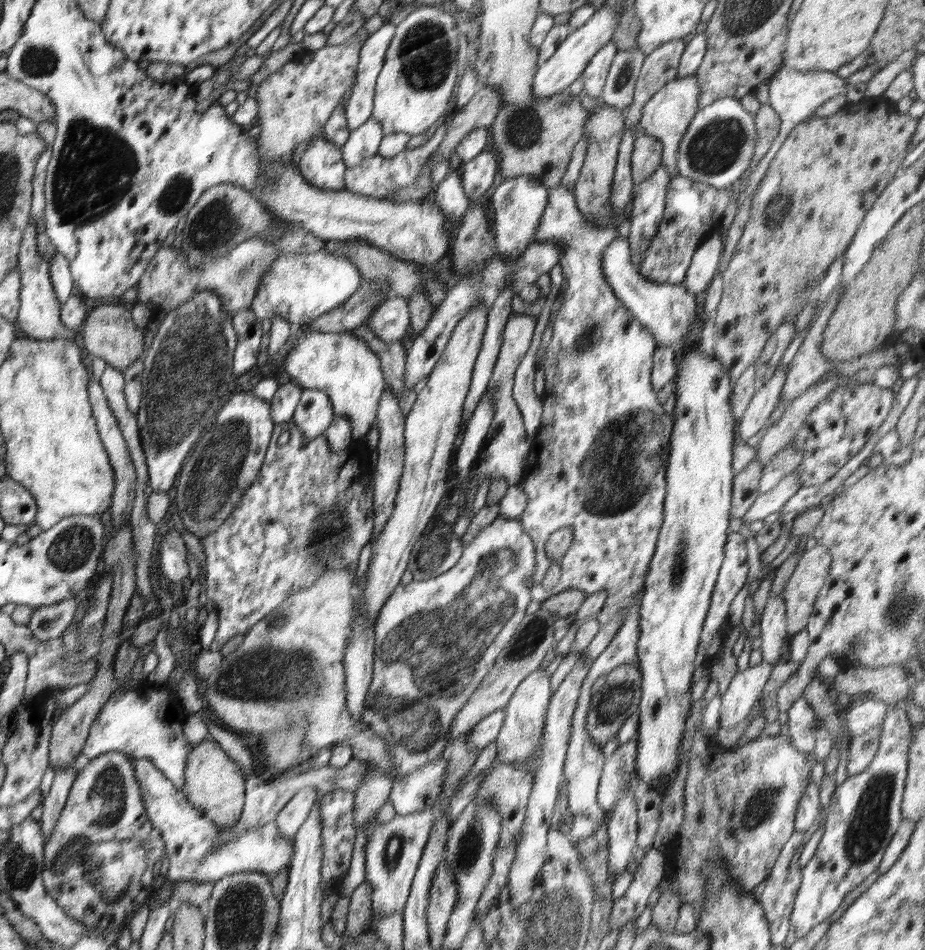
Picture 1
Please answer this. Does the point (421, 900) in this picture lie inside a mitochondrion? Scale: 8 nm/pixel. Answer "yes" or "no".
no

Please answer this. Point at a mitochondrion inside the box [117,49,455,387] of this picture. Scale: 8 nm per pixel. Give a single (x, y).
(217, 226)

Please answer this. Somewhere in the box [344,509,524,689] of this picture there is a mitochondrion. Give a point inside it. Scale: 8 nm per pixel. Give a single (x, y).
(432, 553)

